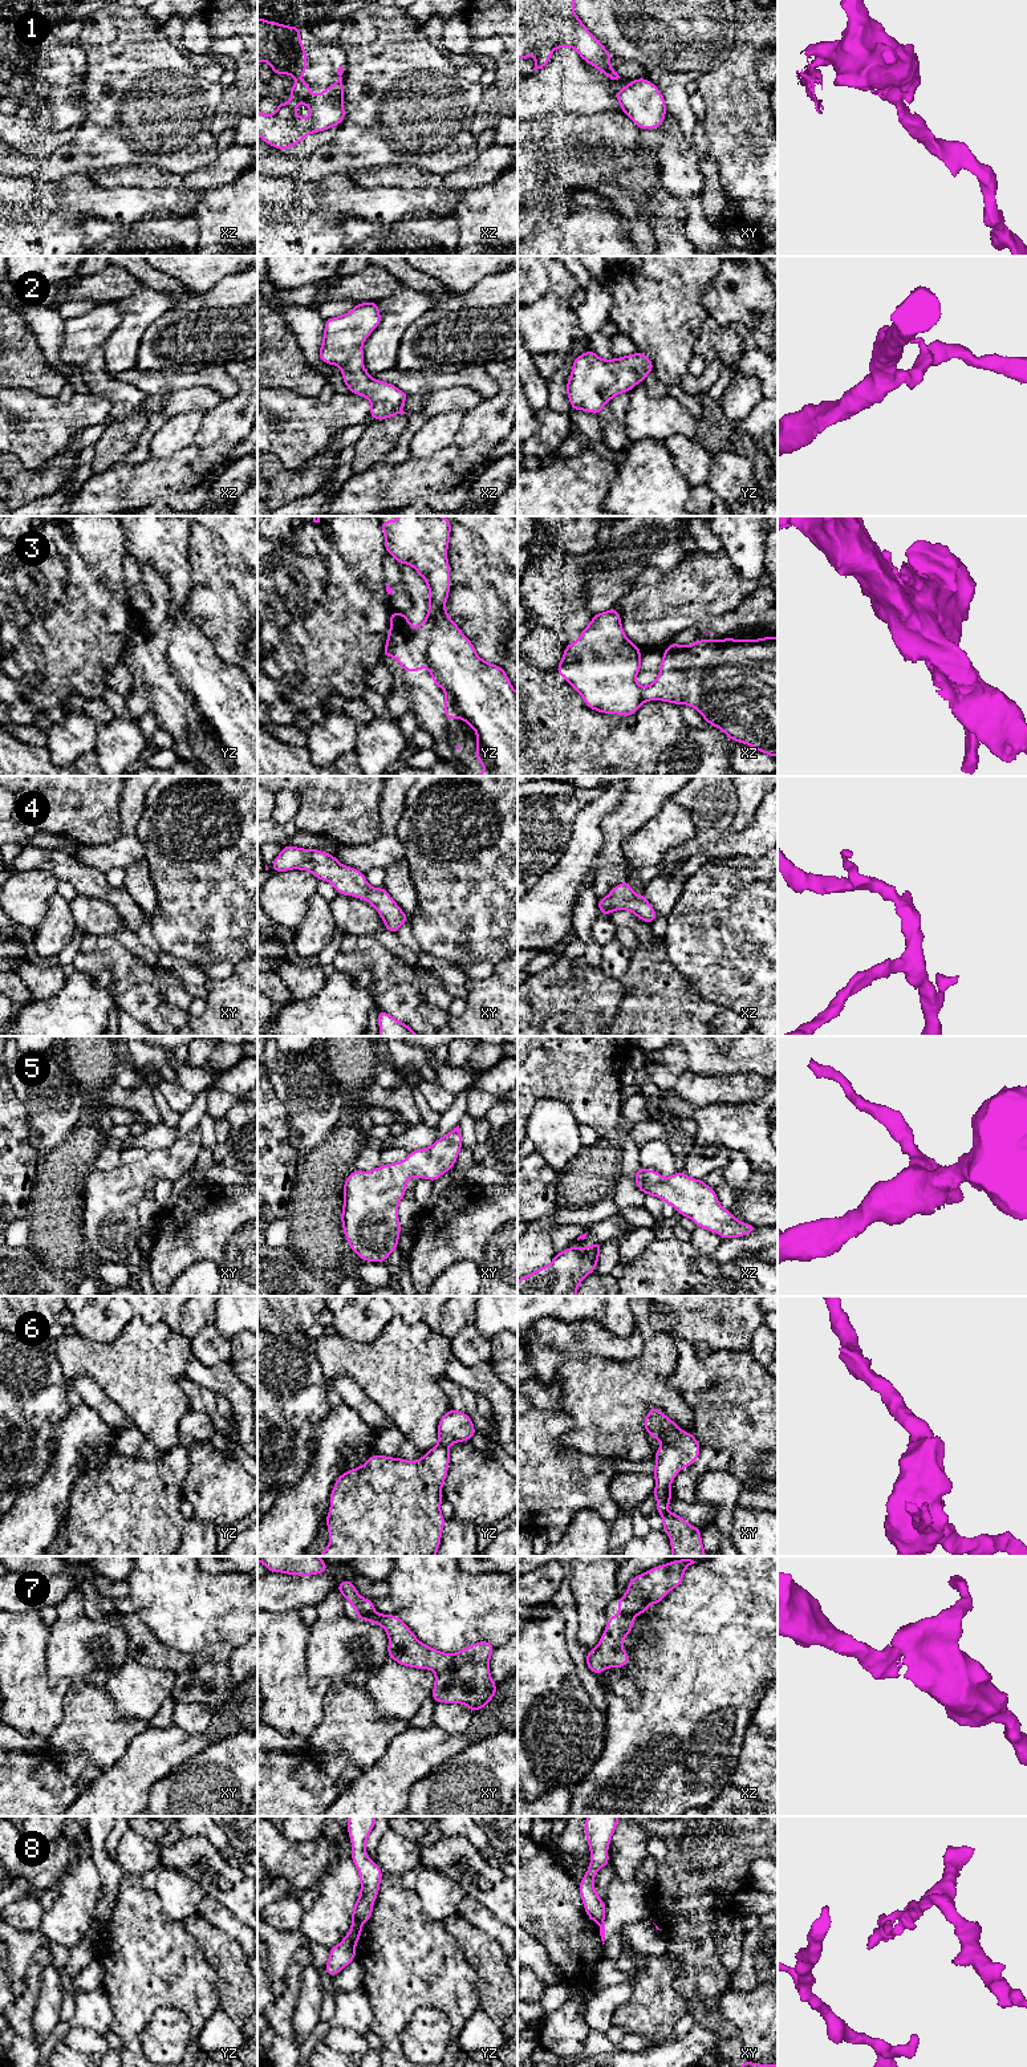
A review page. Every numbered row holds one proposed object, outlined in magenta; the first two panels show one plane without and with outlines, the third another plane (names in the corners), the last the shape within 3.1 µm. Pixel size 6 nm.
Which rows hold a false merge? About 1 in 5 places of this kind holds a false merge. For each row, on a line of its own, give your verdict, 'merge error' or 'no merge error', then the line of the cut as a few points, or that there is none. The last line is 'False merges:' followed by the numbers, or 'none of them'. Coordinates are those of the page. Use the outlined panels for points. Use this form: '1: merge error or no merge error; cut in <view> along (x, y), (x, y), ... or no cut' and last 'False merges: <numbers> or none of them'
1: no merge error; no cut
2: no merge error; no cut
3: merge error; cut in yz along (443, 605), (438, 609), (429, 608)
4: no merge error; no cut
5: no merge error; no cut
6: no merge error; no cut
7: no merge error; no cut
8: merge error; cut in yz along (353, 1919), (361, 1924)
False merges: 3, 8

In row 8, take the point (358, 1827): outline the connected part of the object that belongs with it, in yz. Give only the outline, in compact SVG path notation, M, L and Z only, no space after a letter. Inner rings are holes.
M348 1816L348 1834L352 1841L352 1860L361 1883L358 1899L352 1910L353 1920L361 1924L370 1920L373 1902L379 1892L381 1868L366 1855L366 1840L376 1824L376 1816Z

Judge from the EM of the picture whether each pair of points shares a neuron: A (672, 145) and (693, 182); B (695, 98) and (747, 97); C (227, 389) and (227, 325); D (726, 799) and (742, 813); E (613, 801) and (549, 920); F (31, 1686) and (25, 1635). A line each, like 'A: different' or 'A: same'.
A: same
B: different
C: different
D: different
E: same
F: same

